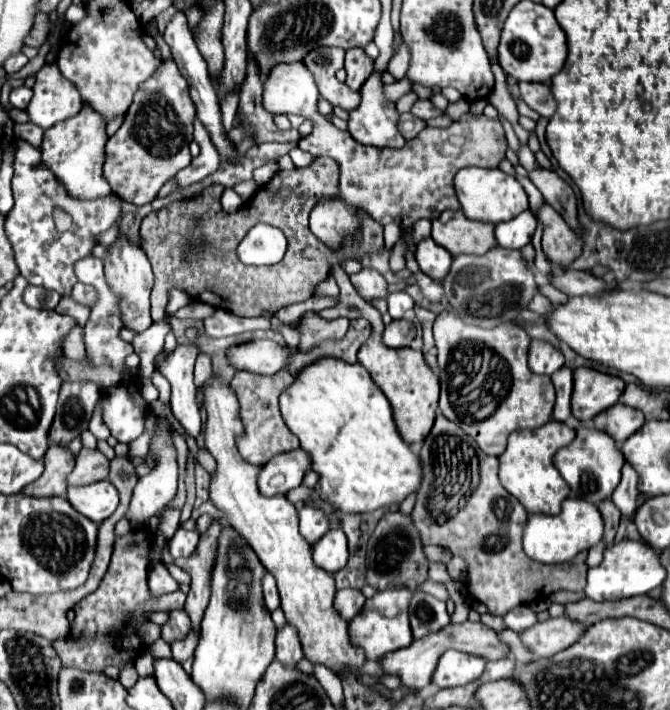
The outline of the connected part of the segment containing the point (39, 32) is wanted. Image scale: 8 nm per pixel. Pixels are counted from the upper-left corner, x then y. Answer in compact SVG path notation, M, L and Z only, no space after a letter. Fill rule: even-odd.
M37 13L35 21L33 21L33 27L31 27L29 35L25 37L25 45L39 49L45 43L47 33L49 33L49 17L45 13Z

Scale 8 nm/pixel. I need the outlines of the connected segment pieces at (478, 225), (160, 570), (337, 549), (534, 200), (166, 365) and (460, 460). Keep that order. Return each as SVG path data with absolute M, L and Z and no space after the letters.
M443 211L431 229L431 237L437 245L445 247L453 257L461 253L485 255L497 245L493 223L471 221L463 211Z
M157 563L149 569L149 589L153 591L153 595L165 595L165 593L173 593L179 589L179 583L169 575L169 571L165 569L163 563Z
M329 529L313 543L313 561L329 573L339 571L347 563L347 537L341 529Z
M515 175L520 184L525 189L528 195L529 207L531 210L536 211L545 202L541 192L535 187L528 177L522 177L521 175Z
M197 343L177 345L165 361L159 363L159 373L171 383L171 407L179 423L187 429L191 437L201 433L201 415L195 403L195 383L193 383L193 365L199 355Z
M441 413L435 419L435 425L423 447L419 451L423 461L423 483L421 491L417 491L417 503L411 513L413 525L419 531L423 545L439 545L451 551L451 555L459 555L467 563L467 591L477 601L485 603L491 615L505 615L513 607L533 603L537 599L549 597L555 591L569 589L569 591L583 591L585 589L585 575L587 575L587 551L581 551L569 563L561 565L543 565L529 559L521 547L521 531L525 527L527 511L525 507L499 483L497 469L499 457L491 457L479 449L479 445L465 433L461 427Z

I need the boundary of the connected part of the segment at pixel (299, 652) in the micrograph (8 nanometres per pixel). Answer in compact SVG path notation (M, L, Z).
M285 623L279 631L277 631L277 659L281 663L285 663L285 667L295 667L299 663L299 659L303 657L303 649L301 649L301 641L299 635L295 631L293 625Z

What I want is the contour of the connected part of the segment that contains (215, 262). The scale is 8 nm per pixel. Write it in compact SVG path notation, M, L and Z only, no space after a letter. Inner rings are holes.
M317 157L311 167L293 169L293 171L279 171L267 185L263 185L255 193L255 197L249 203L245 203L235 213L225 213L225 209L221 207L219 187L217 187L217 191L215 191L215 187L207 187L199 197L195 197L191 201L179 201L179 203L173 203L169 207L163 207L161 211L155 213L155 221L153 221L153 213L147 215L141 223L141 239L143 239L141 247L143 247L143 251L147 251L147 257L153 265L153 275L155 275L155 285L151 291L151 317L153 317L153 321L161 321L165 317L163 309L169 301L171 289L181 289L191 299L209 303L215 309L231 311L239 317L259 317L265 311L275 313L279 307L301 303L301 301L313 297L317 285L329 277L333 263L341 263L347 257L361 259L365 253L381 251L383 249L383 227L377 221L373 221L365 211L359 211L359 235L357 237L353 235L349 239L351 251L345 249L345 243L341 249L325 247L325 243L319 241L311 233L309 213L323 197L333 197L337 193L337 185L339 185L339 165L329 157ZM257 221L279 227L289 241L289 247L287 247L283 261L279 261L275 267L249 267L237 259L237 253L235 253L237 239L241 239ZM189 231L193 231L193 257L189 259L189 263L185 263L183 261L183 245L185 245L185 233L189 233ZM203 239L207 241L207 249L201 255L197 255L197 245L203 243Z

